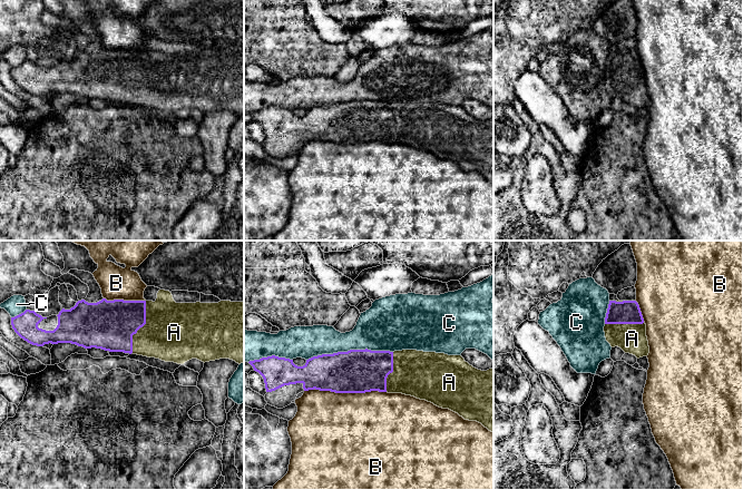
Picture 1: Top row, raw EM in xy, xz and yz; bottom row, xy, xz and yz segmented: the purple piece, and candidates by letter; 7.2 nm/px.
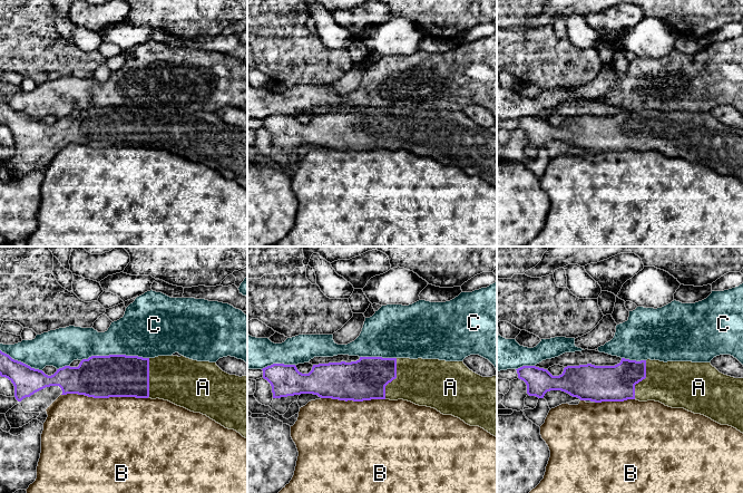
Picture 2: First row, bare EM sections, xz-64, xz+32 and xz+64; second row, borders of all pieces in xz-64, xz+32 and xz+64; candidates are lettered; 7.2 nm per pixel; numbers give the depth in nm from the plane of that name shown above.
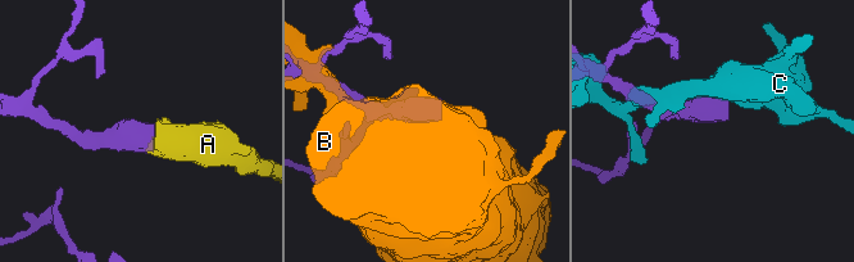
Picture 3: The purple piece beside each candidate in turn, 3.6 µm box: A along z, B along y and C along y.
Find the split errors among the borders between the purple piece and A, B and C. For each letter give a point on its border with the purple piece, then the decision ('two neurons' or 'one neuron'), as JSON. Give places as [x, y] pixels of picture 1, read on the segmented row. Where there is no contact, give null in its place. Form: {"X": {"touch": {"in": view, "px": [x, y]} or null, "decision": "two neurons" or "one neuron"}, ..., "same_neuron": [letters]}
{"A": {"touch": {"in": "xy", "px": [142, 326]}, "decision": "one neuron"}, "B": {"touch": {"in": "xz", "px": [345, 392]}, "decision": "two neurons"}, "C": {"touch": {"in": "xz", "px": [350, 350]}, "decision": "two neurons"}, "same_neuron": ["A"]}

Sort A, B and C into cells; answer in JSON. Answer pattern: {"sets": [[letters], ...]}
{"sets": [["A"], ["B"], ["C"]]}

